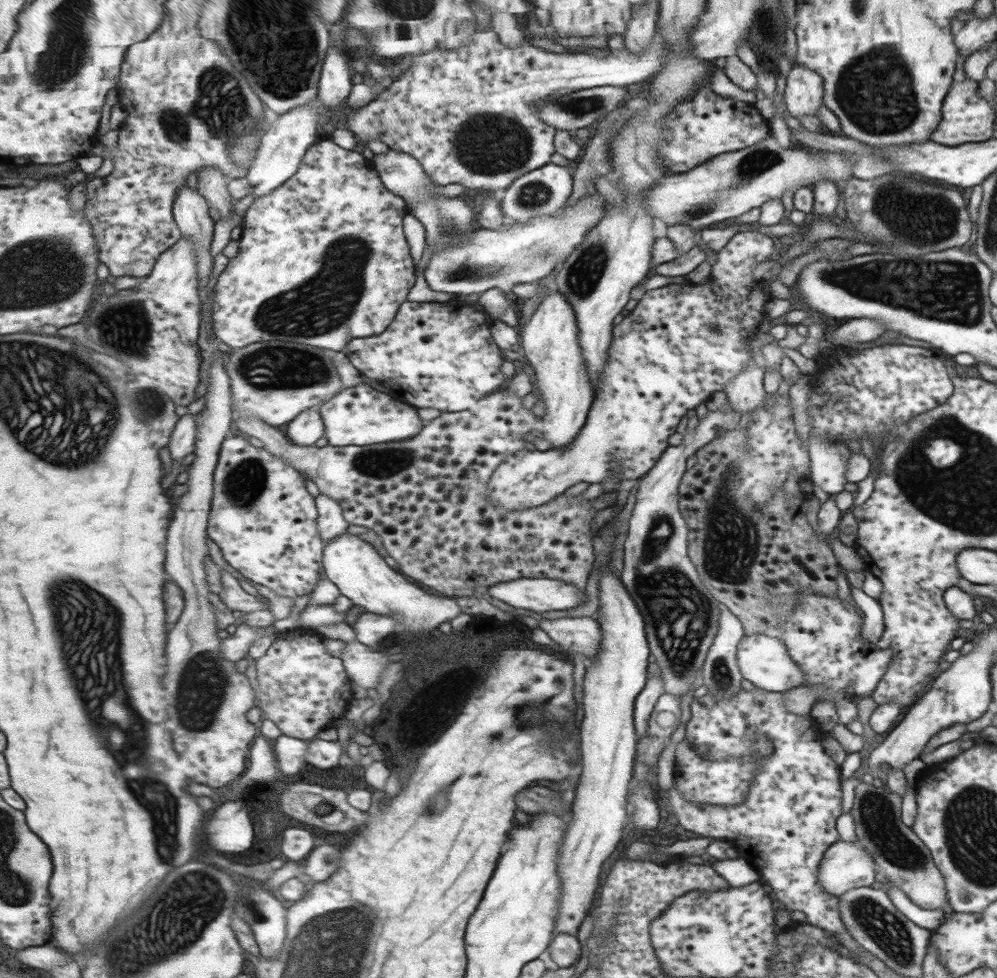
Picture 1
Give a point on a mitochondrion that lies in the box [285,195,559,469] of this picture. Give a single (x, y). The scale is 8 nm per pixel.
(459, 273)

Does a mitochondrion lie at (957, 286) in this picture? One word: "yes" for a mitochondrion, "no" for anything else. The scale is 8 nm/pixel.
yes

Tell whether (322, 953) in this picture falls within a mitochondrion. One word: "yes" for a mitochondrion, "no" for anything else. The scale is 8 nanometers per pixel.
yes

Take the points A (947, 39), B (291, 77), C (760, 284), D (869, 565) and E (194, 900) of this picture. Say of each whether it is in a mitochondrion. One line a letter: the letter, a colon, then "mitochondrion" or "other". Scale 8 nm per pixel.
A: other
B: mitochondrion
C: other
D: other
E: mitochondrion

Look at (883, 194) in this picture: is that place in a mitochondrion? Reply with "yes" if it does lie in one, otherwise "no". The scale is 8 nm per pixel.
yes

